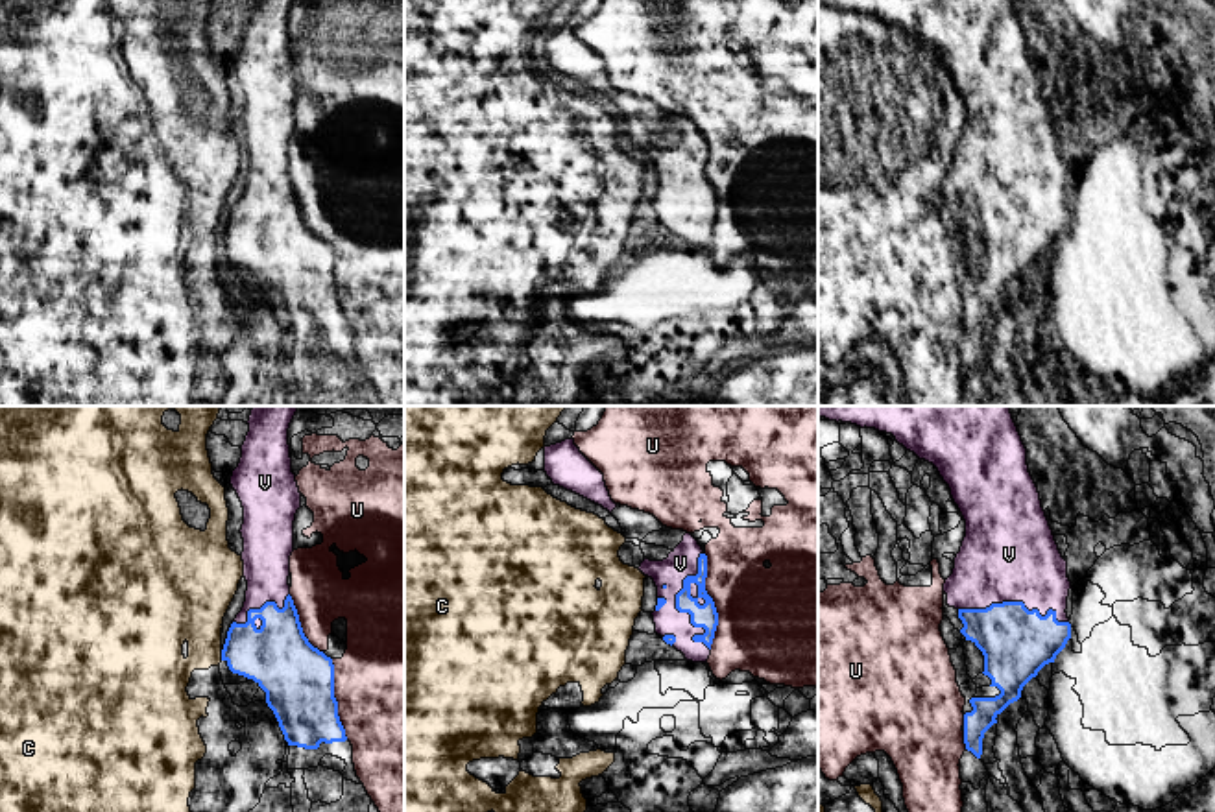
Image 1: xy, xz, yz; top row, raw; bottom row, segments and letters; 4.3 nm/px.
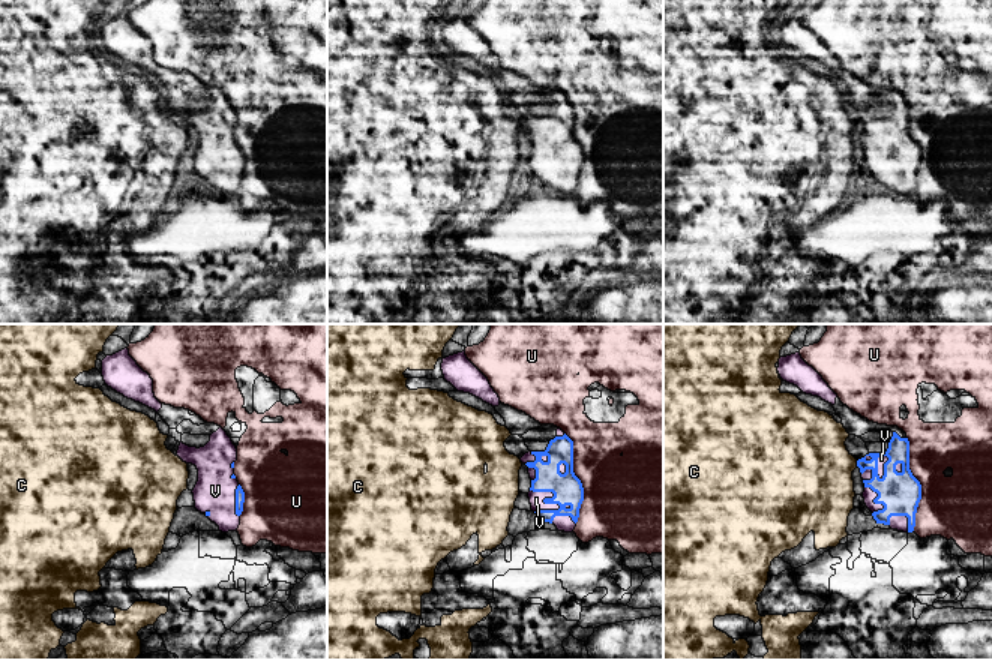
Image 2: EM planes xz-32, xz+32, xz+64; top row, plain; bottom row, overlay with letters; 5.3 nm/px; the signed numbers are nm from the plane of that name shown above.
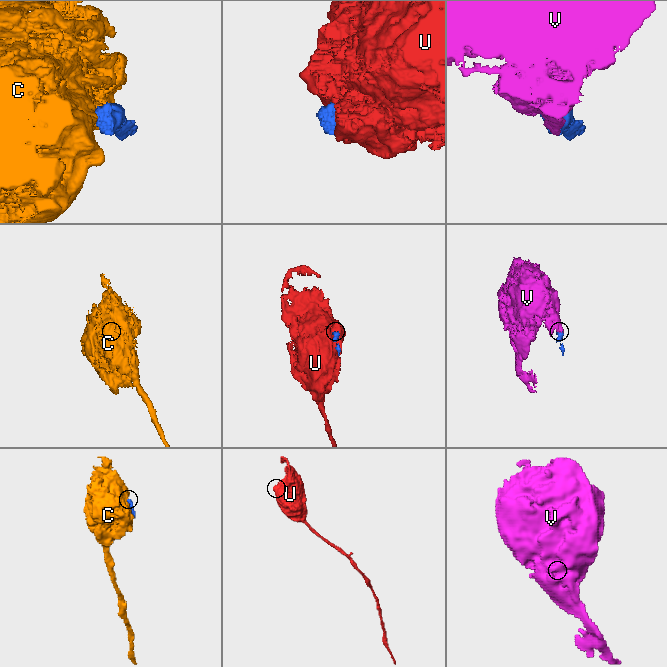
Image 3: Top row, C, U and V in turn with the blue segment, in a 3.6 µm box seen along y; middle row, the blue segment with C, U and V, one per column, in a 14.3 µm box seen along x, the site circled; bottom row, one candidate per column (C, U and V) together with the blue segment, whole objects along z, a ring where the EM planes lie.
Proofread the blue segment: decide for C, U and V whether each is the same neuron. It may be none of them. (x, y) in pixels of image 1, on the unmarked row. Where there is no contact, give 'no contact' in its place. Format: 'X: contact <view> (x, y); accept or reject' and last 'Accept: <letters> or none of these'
C: contact xy (222, 242); reject
U: contact xz (713, 189); reject
V: contact xz (678, 196); accept
Accept: V

